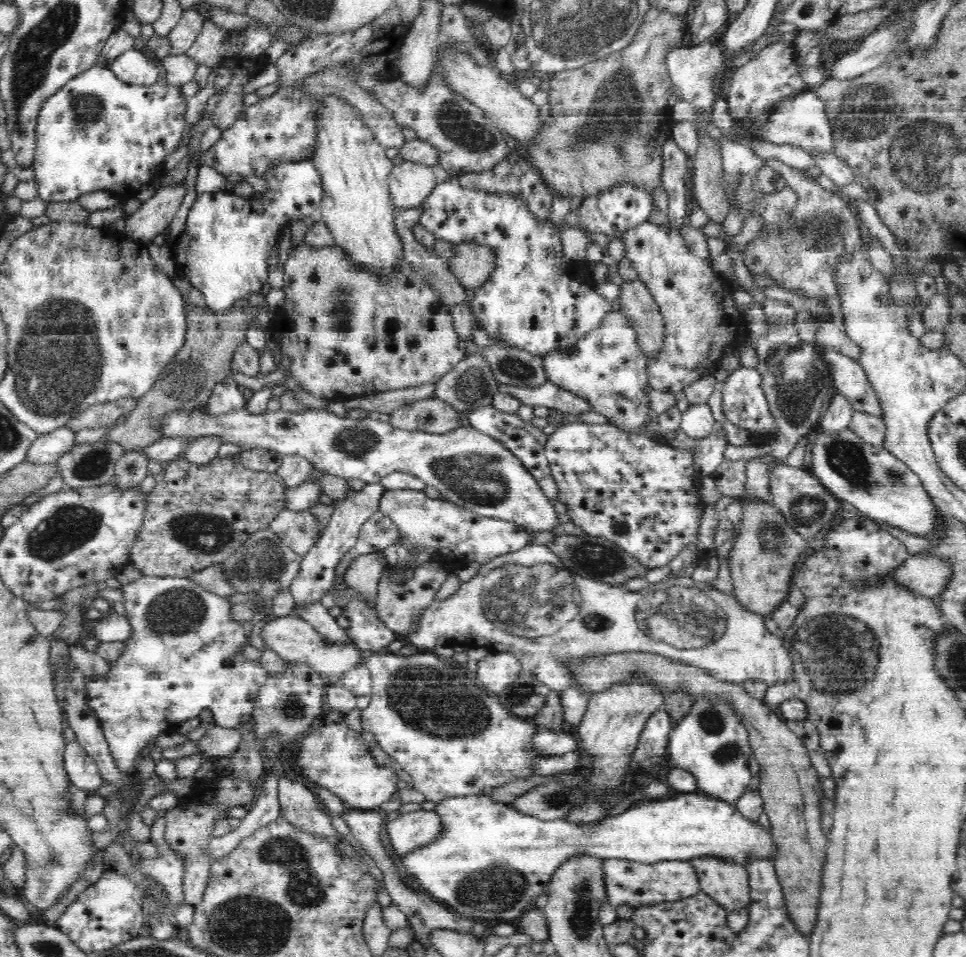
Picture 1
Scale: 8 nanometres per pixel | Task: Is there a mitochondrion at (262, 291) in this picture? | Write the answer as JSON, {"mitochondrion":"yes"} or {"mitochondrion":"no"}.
{"mitochondrion":"no"}

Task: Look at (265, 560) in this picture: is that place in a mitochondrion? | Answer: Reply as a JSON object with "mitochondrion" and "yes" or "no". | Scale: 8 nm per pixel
{"mitochondrion":"yes"}

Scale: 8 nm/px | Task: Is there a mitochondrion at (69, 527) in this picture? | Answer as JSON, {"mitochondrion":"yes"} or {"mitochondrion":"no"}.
{"mitochondrion":"yes"}

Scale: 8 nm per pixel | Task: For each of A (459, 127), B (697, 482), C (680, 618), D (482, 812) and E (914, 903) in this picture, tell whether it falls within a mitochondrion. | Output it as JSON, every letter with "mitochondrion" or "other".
{"A":"mitochondrion","B":"other","C":"mitochondrion","D":"other","E":"other"}

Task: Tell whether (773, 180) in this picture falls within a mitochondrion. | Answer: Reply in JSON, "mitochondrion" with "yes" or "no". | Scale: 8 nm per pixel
{"mitochondrion":"yes"}

